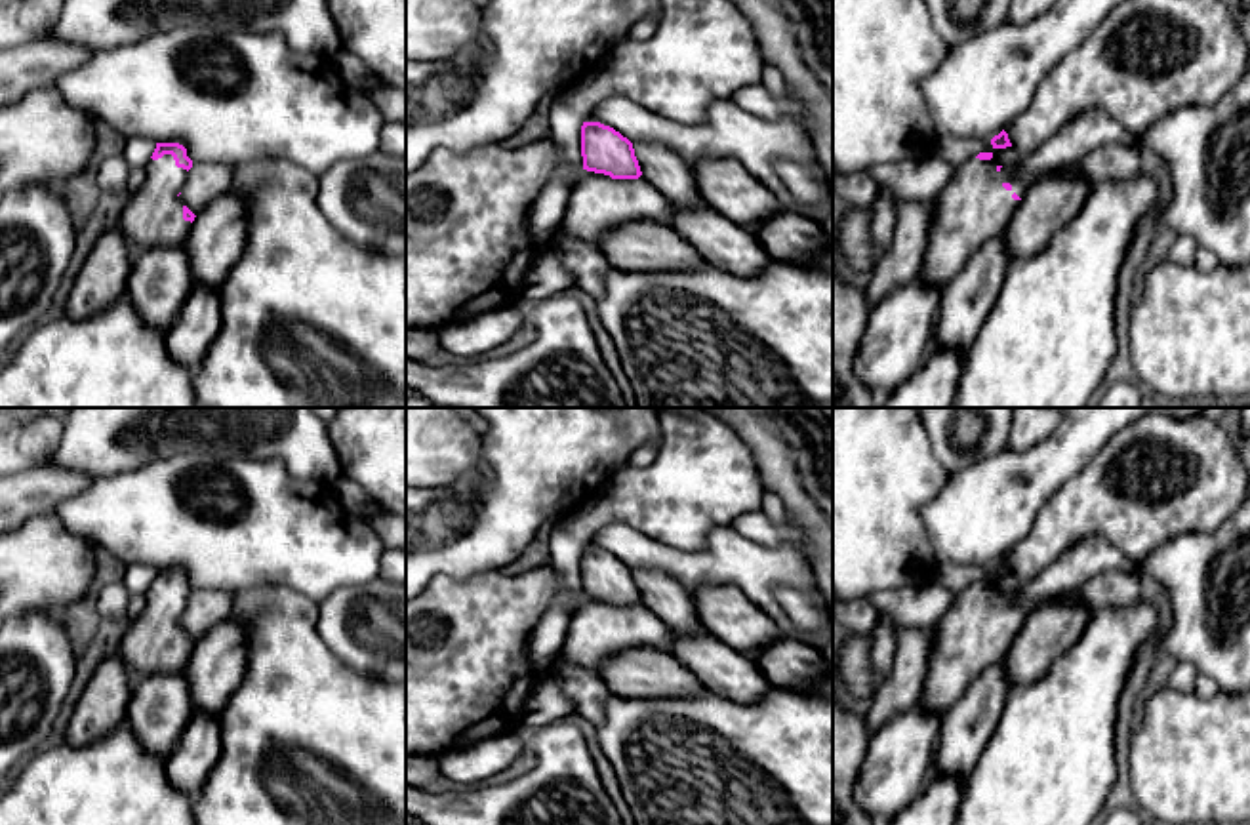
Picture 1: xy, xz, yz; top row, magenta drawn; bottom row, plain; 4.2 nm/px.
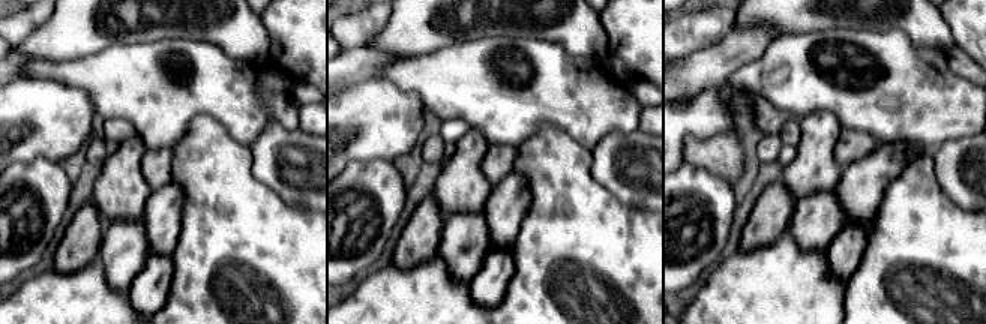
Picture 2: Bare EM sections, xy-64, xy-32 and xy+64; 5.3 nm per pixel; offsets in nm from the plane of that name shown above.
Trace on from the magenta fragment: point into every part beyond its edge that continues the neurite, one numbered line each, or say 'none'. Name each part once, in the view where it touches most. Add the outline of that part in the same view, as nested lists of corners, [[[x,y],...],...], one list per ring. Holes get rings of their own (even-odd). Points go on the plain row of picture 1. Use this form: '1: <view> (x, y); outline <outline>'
1: xz (597, 629); outline [[[583,596],[581,606],[572,615],[560,650],[562,657],[598,674],[600,665],[610,655],[629,648],[655,648],[671,654],[671,631],[644,602],[638,606],[612,606]]]

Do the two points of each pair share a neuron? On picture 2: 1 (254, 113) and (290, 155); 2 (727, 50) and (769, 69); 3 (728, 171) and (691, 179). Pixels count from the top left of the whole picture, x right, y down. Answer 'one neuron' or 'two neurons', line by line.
1: two neurons
2: two neurons
3: two neurons

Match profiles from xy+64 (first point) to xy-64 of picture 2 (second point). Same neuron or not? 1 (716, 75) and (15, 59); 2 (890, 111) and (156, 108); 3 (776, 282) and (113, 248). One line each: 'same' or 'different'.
1: same
2: same
3: different

